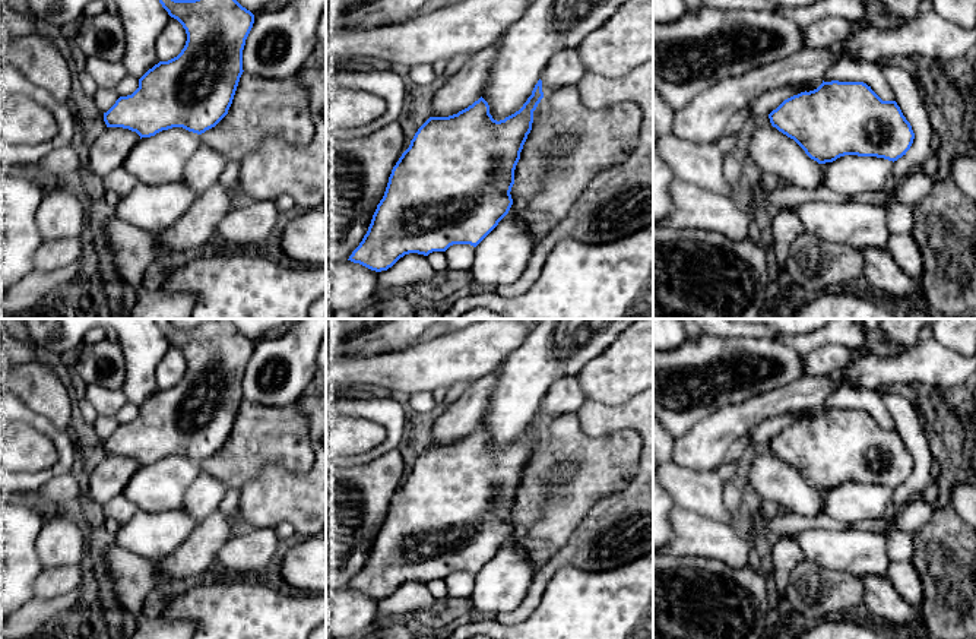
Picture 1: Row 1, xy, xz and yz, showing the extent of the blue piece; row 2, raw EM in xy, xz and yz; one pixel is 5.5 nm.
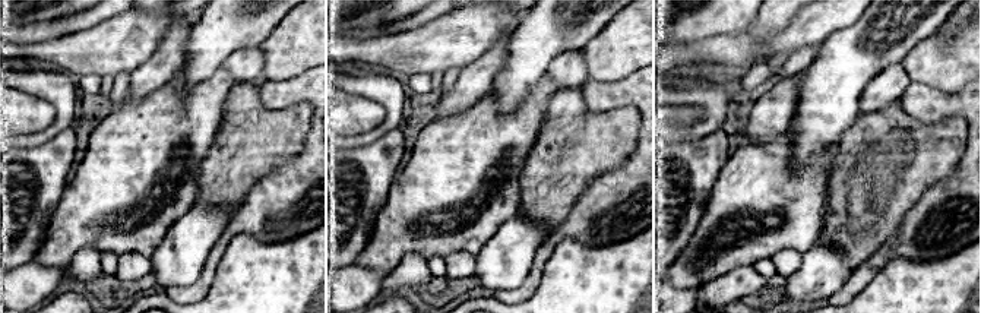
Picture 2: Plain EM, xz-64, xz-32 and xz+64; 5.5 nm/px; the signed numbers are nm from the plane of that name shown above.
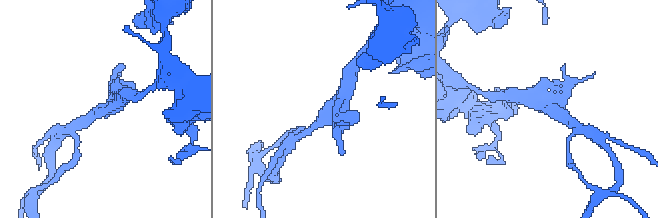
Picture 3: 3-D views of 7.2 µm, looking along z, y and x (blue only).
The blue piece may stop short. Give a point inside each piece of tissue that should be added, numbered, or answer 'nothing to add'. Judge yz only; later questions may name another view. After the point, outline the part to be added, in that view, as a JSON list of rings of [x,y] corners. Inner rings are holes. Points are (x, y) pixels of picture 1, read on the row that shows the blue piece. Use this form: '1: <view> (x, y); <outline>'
1: yz (772, 151); [[[760,126],[752,132],[750,158],[761,171],[776,174],[790,186],[807,190],[823,187],[821,164],[773,126]]]

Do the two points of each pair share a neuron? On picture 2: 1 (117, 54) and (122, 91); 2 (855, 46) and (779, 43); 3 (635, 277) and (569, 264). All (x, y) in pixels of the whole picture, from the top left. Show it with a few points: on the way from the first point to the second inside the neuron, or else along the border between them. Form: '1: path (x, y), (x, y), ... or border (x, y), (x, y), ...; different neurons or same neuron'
1: border (129, 72), (122, 72), (114, 79); different neurons
2: border (851, 25), (836, 29), (819, 47); different neurons
3: path (619, 277), (585, 277); same neuron

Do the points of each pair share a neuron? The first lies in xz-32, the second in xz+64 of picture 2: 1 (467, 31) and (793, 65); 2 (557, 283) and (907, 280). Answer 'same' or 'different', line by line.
1: different
2: same

